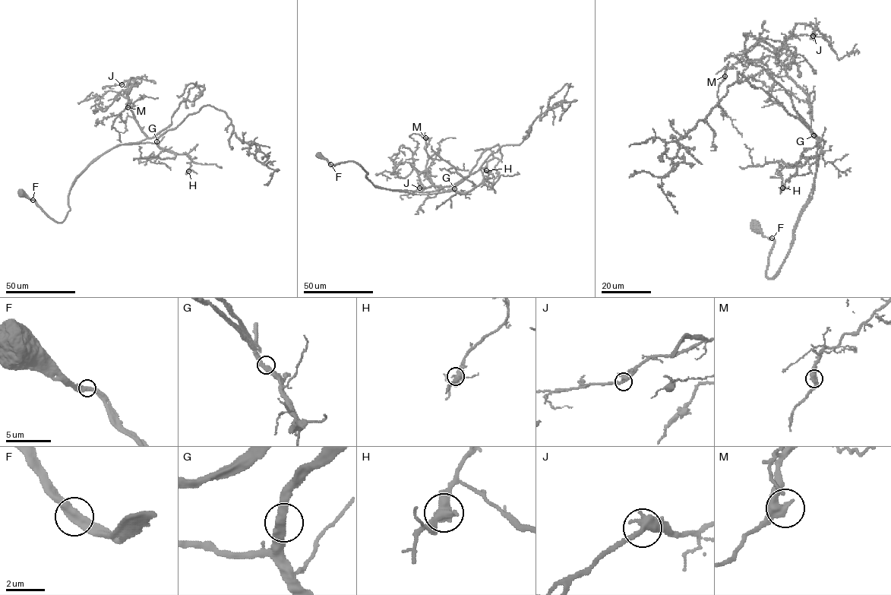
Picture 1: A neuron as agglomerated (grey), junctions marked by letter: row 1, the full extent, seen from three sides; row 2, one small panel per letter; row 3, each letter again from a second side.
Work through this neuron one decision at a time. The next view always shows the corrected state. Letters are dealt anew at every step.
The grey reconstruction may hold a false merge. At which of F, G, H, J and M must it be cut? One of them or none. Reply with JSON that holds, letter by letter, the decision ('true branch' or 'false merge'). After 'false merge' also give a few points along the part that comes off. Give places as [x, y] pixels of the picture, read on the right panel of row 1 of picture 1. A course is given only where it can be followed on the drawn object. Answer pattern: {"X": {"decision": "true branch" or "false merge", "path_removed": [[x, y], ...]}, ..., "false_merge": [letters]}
{"F": {"decision": "false merge", "path_removed": [[772, 238], [768, 278], [787, 255], [820, 140], [788, 93], [737, 55], [764, 39], [800, 77]]}, "G": {"decision": "true branch"}, "H": {"decision": "true branch"}, "J": {"decision": "true branch"}, "M": {"decision": "true branch"}, "false_merge": ["F"]}

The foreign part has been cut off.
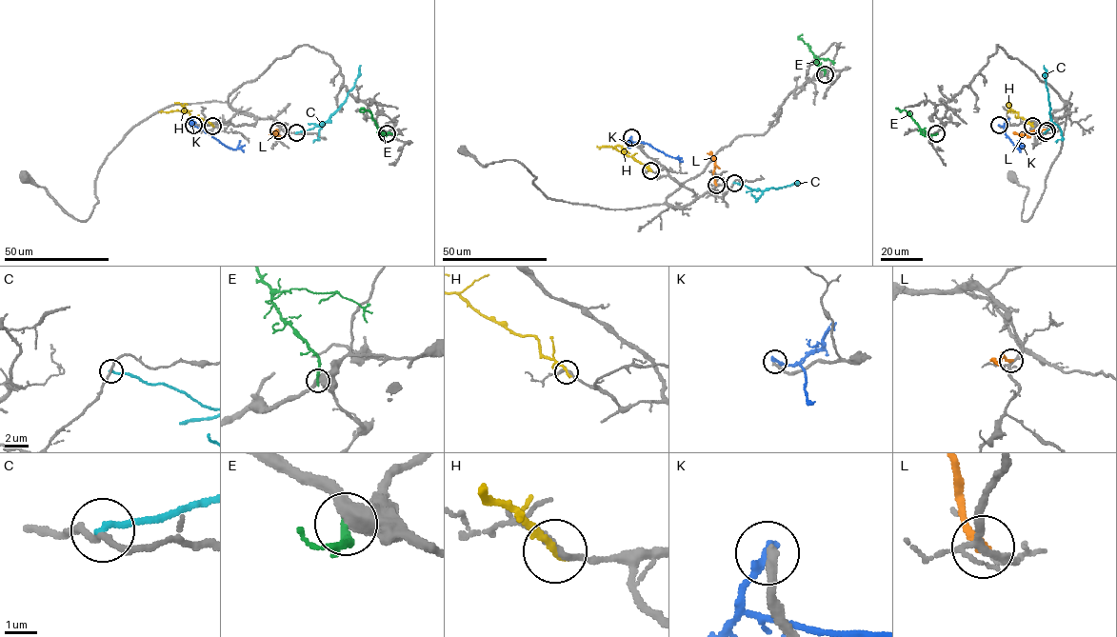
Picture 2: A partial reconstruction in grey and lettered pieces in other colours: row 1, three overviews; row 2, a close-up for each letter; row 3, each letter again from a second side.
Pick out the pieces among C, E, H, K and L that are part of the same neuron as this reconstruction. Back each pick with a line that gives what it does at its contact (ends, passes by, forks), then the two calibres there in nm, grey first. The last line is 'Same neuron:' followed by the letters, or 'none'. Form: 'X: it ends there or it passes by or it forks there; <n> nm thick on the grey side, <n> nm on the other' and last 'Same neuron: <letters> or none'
Same neuron: none

